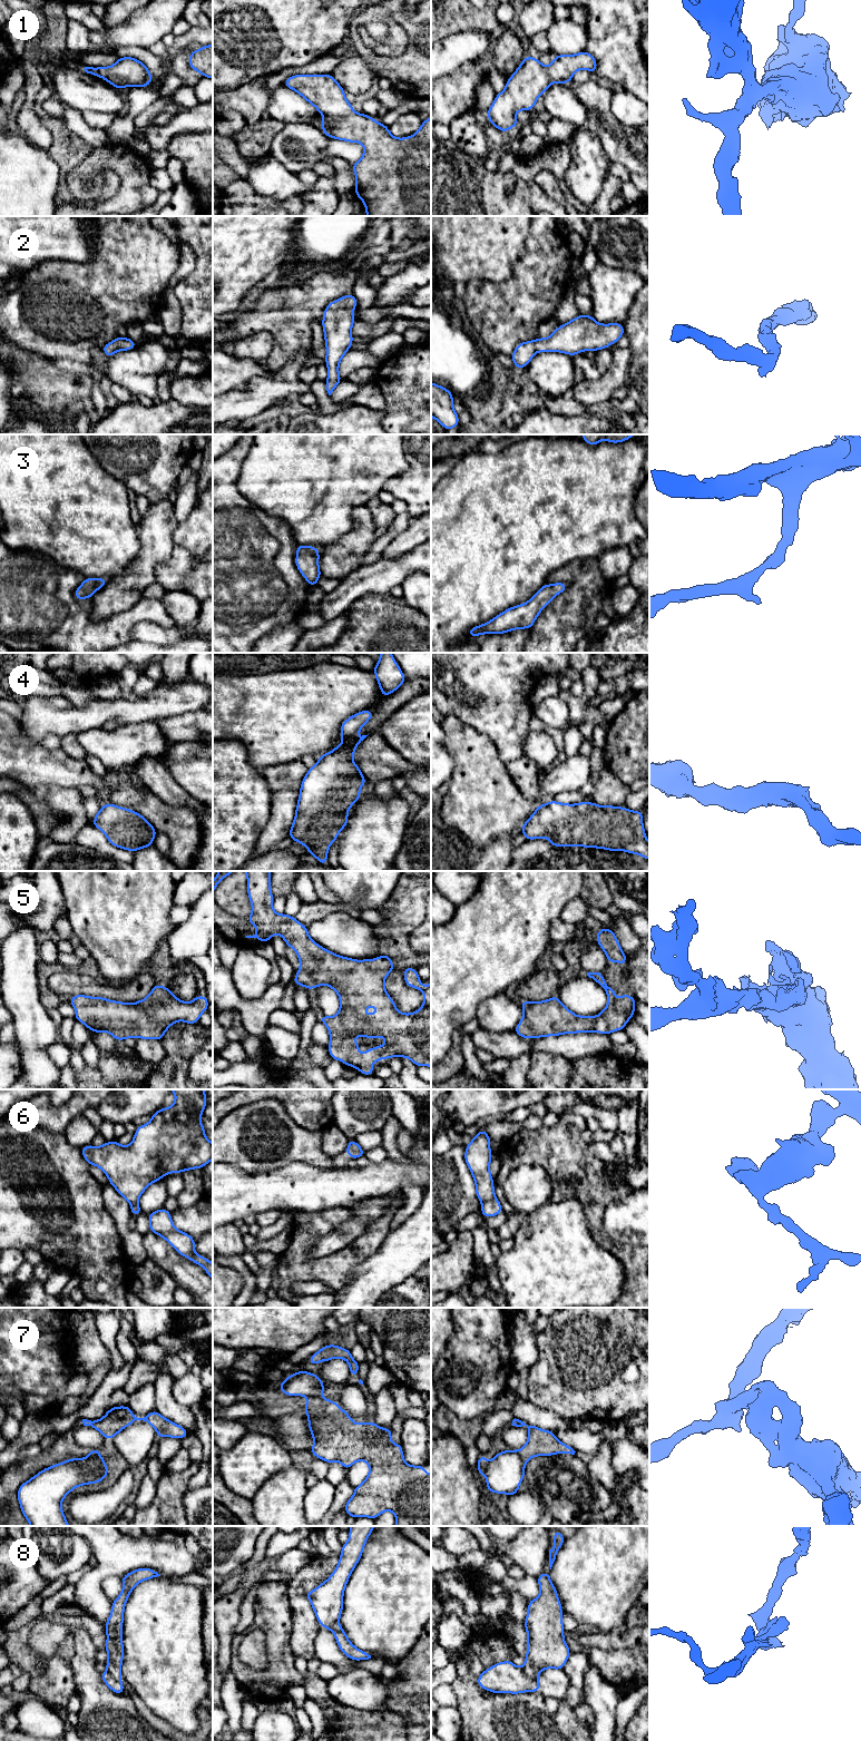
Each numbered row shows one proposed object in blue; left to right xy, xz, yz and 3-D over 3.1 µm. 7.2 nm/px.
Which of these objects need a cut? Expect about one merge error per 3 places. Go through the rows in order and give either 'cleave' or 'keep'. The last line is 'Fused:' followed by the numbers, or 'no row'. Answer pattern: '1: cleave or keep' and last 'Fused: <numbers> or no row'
1: keep
2: keep
3: keep
4: keep
5: keep
6: cleave
7: cleave
8: cleave
Fused: 6, 7, 8

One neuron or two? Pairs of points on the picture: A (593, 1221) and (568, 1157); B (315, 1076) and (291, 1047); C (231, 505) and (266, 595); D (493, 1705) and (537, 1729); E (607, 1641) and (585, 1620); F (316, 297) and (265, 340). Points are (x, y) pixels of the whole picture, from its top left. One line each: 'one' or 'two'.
A: one
B: two
C: one
D: one
E: two
F: two

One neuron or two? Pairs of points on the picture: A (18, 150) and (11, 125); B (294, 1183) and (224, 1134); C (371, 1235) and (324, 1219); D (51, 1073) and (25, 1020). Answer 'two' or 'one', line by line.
A: two
B: two
C: one
D: one

